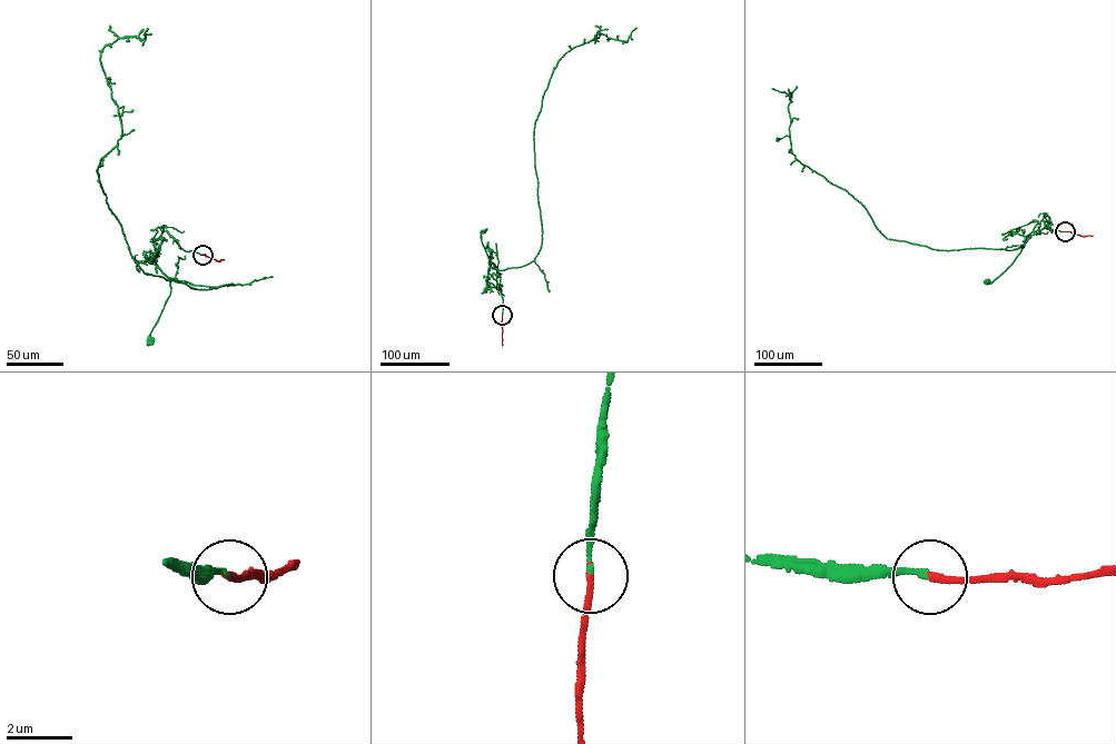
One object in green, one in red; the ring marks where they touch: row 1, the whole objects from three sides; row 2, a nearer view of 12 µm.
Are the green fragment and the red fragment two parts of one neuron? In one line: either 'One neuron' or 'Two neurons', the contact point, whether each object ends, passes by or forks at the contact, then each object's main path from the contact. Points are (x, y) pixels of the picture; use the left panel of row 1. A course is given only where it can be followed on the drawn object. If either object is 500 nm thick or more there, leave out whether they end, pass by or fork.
One neuron. Place: (203, 255). At the ring green ends. At the ring red ends. Course of green: (203, 255), (184, 250), (167, 231), (156, 239), (151, 258), (170, 279), (170, 289), (150, 338). Course of red: (203, 255), (224, 260)

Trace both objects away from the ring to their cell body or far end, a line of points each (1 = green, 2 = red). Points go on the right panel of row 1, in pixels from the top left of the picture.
1: (1065, 231), (1046, 228), (1044, 217), (1047, 224), (1026, 236), (1014, 261), (993, 281), (988, 280)
2: (1065, 231), (1093, 236)

